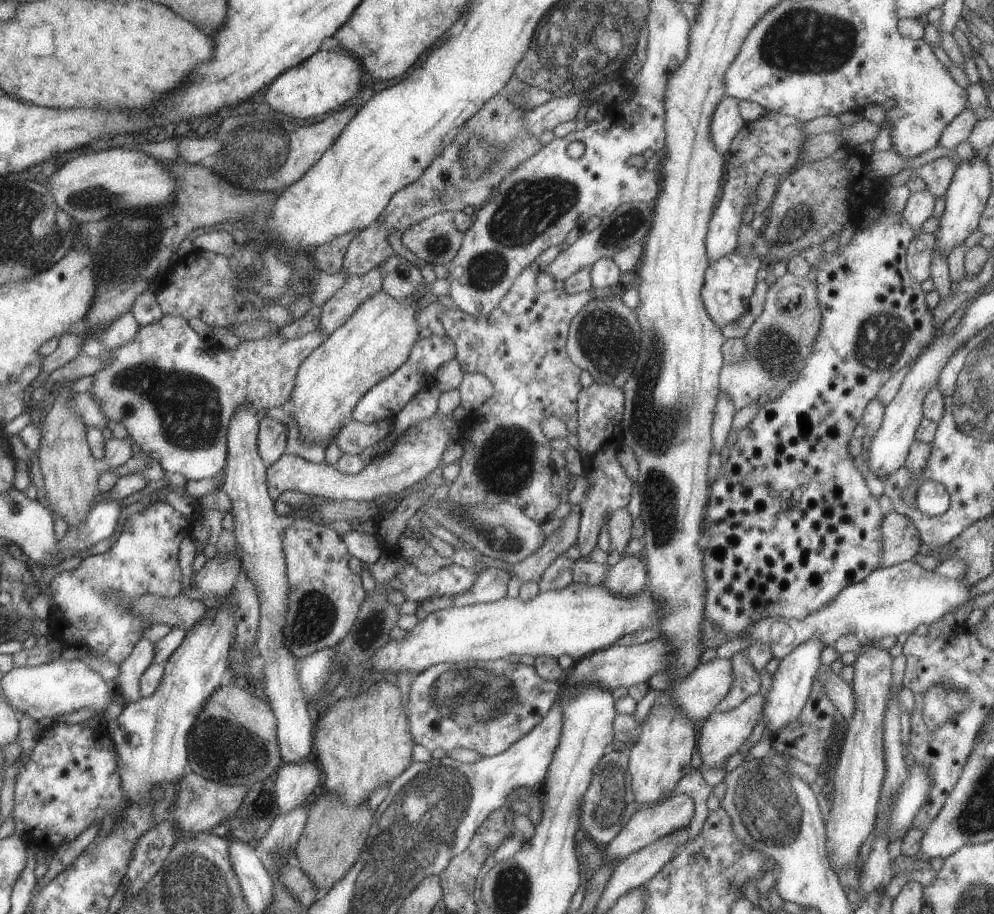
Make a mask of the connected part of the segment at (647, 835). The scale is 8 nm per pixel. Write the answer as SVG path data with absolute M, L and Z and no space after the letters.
M679 794L678 796L668 797L665 802L657 805L649 805L643 807L641 810L636 810L636 812L629 818L629 821L624 824L623 829L611 840L607 845L603 845L598 849L602 848L602 852L605 854L606 862L614 863L625 859L630 853L636 852L641 848L647 847L650 843L653 843L659 838L665 837L669 833L679 831L680 829L685 830L688 826L688 823L691 821L691 818L694 814L694 805L691 801L691 798L687 794Z

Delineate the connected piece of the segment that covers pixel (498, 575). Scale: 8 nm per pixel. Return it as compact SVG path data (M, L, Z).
M486 568L477 574L469 590L452 597L452 604L454 607L463 607L476 603L491 603L504 598L509 580L508 574L507 570Z

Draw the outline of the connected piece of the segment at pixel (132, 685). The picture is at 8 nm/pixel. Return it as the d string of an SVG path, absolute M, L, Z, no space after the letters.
M139 640L134 650L119 665L119 674L114 687L124 702L137 701L141 696L138 683L141 674L152 664L154 658L154 644L149 640Z

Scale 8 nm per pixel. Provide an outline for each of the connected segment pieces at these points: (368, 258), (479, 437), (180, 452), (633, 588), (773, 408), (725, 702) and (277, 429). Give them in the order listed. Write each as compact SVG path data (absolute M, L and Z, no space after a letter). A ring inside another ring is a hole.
M500 93L495 94L490 100L487 100L483 107L475 112L475 115L466 121L466 124L459 128L454 138L447 142L440 150L439 154L429 164L426 170L412 183L399 191L396 191L387 205L385 206L383 216L379 222L371 224L369 227L358 231L349 246L343 258L343 273L349 275L363 275L369 270L379 267L384 261L387 261L395 252L391 249L388 237L396 231L403 232L414 226L417 222L421 223L429 216L441 213L442 211L461 211L470 205L474 209L484 206L490 198L491 192L497 187L497 184L509 173L513 167L517 167L527 158L536 154L541 145L537 138L531 137L523 128L524 114L521 110L515 109L512 104Z
M531 262L526 268L522 269L522 272L514 279L511 287L505 292L503 298L499 302L496 308L493 308L487 316L468 316L465 312L458 310L457 308L445 308L443 309L436 318L441 324L443 331L449 336L453 342L456 354L455 359L459 364L462 373L478 373L484 375L493 386L493 394L488 400L485 400L482 405L477 409L474 409L470 415L468 415L466 421L461 423L463 430L467 430L469 434L469 444L462 446L463 455L458 459L460 465L459 475L449 484L449 492L447 492L446 500L457 505L470 505L471 507L487 507L488 505L497 505L501 502L507 502L508 504L514 505L516 508L521 510L522 514L525 514L532 522L542 525L549 513L555 511L557 506L560 504L558 494L554 492L552 486L552 478L556 474L556 470L553 468L552 461L549 459L550 456L550 445L549 440L545 439L542 434L540 424L541 422L549 417L553 416L559 418L563 424L566 425L570 434L576 433L577 425L577 412L576 403L578 400L578 393L580 392L579 385L579 374L580 369L571 363L571 360L566 354L566 339L568 336L568 328L571 320L577 315L577 312L583 308L583 306L594 298L592 292L582 291L575 295L567 295L562 289L551 290L551 291L538 291L536 289L536 279L538 274L541 272L536 262Z
M164 315L154 324L141 326L134 340L124 346L113 350L102 348L99 355L107 357L108 364L92 375L93 386L88 392L110 425L123 424L137 450L159 463L164 473L178 473L188 484L224 471L228 423L236 408L243 403L257 410L282 406L290 398L299 364L325 338L318 329L294 340L285 340L273 332L267 339L241 341L233 350L226 350L212 339L199 338L187 320Z
M643 556L622 557L608 568L601 584L612 596L635 597L648 584Z
M881 211L881 217L876 222L857 230L848 244L837 248L833 253L824 252L823 258L817 262L814 280L822 317L821 325L804 368L779 398L765 402L755 414L755 418L751 419L743 430L736 432L735 444L729 450L724 450L719 460L717 477L709 483L707 509L704 513L702 562L706 592L703 615L716 630L720 630L727 637L737 637L751 624L763 618L805 619L808 615L824 608L843 588L859 583L874 569L879 568L882 558L880 527L885 512L879 508L878 499L869 492L861 474L853 465L853 457L847 453L846 447L851 436L859 432L860 419L865 406L877 395L879 388L903 366L911 366L939 332L932 322L929 308L925 305L925 294L921 291L920 284L906 270L906 249L912 237L909 224L900 214Z
M743 651L735 652L730 658L732 668L732 684L727 695L719 702L716 712L731 711L749 696L759 693L760 675L749 663Z
M268 417L261 418L258 426L257 451L264 465L269 466L283 455L287 441L286 428L275 418Z

